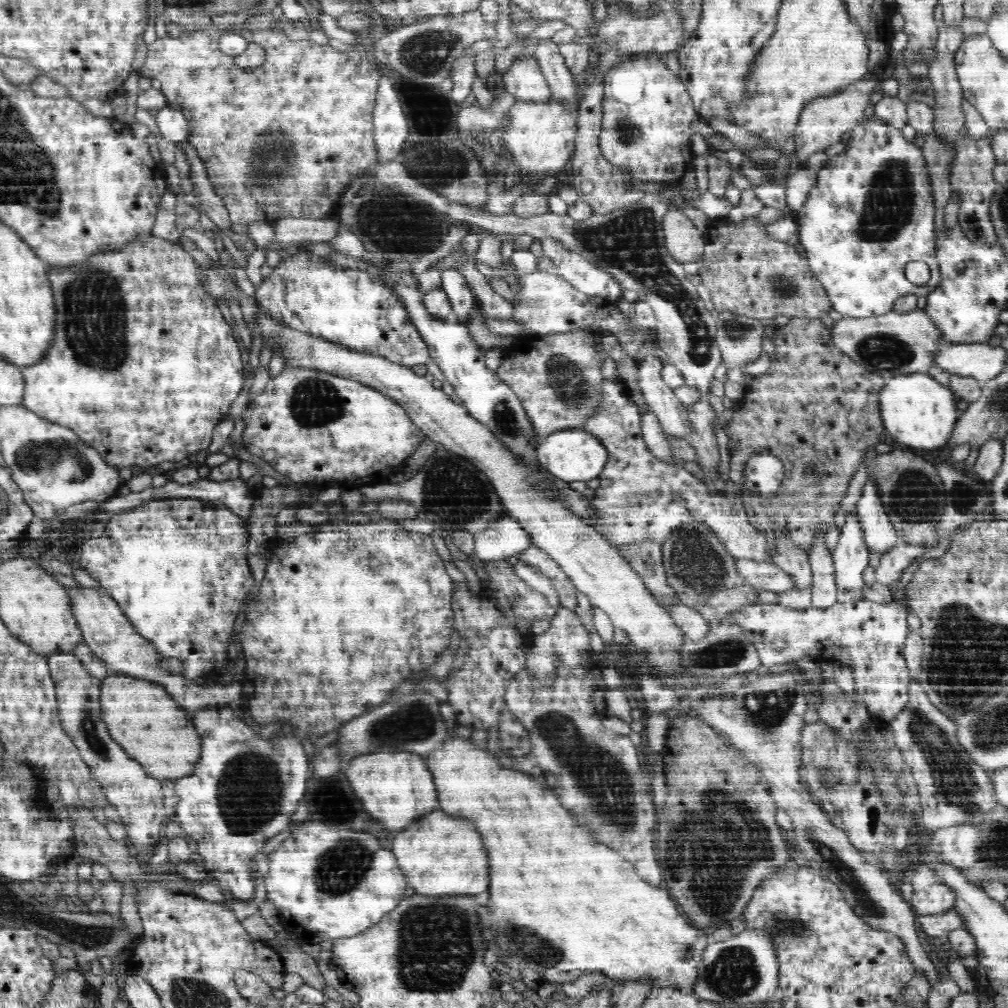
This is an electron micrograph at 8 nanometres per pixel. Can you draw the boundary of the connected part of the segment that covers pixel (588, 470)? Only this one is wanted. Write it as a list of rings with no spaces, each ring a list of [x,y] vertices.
[[[566,428],[549,434],[537,447],[536,459],[547,472],[564,482],[588,481],[599,476],[608,462],[607,449],[598,437],[582,428]]]

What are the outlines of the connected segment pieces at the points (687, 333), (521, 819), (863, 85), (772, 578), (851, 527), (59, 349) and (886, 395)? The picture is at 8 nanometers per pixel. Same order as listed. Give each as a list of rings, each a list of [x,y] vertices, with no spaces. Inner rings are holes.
[[[644,193],[641,194],[638,202],[630,204],[630,206],[622,206],[618,210],[610,212],[610,214],[593,214],[590,218],[576,222],[567,214],[554,214],[552,211],[545,211],[544,214],[532,216],[530,218],[520,218],[514,213],[505,215],[494,215],[488,211],[481,209],[472,209],[450,201],[448,208],[448,218],[453,222],[467,223],[468,225],[478,226],[482,230],[488,230],[496,236],[500,234],[511,234],[516,238],[524,235],[532,235],[536,240],[541,238],[554,238],[560,241],[560,244],[570,251],[577,252],[587,258],[592,264],[608,271],[626,290],[634,290],[638,294],[637,300],[641,300],[648,304],[652,311],[655,312],[657,318],[657,343],[667,355],[667,362],[672,363],[675,368],[684,376],[685,386],[696,388],[702,393],[702,400],[694,402],[691,405],[691,412],[688,413],[692,432],[686,438],[690,445],[696,450],[698,455],[697,464],[708,472],[714,488],[717,492],[724,491],[731,493],[731,485],[722,480],[720,473],[716,471],[716,467],[720,464],[720,452],[717,444],[716,433],[714,433],[714,420],[716,413],[708,399],[711,395],[710,385],[714,378],[714,372],[723,360],[720,357],[719,347],[716,345],[715,337],[717,332],[716,322],[711,317],[711,312],[706,310],[703,297],[705,296],[698,286],[690,283],[687,272],[683,269],[682,263],[674,260],[668,252],[665,245],[665,236],[663,233],[663,216],[667,213],[667,205],[665,199],[660,194]]]
[[[448,735],[442,746],[433,750],[428,756],[425,756],[426,763],[428,765],[429,770],[432,773],[433,778],[435,779],[436,792],[438,792],[437,805],[444,806],[444,813],[446,814],[464,814],[464,818],[472,818],[472,822],[476,822],[476,830],[480,830],[482,834],[484,834],[484,846],[488,846],[488,860],[490,860],[490,882],[492,882],[492,886],[488,888],[488,902],[486,902],[486,914],[480,918],[480,926],[484,926],[484,942],[488,942],[488,944],[498,944],[500,942],[500,954],[498,954],[498,958],[503,964],[506,964],[510,970],[517,970],[521,973],[523,970],[534,970],[534,972],[544,972],[544,970],[548,970],[548,968],[552,966],[557,966],[559,970],[562,972],[570,972],[571,970],[588,970],[588,971],[599,971],[603,973],[608,980],[608,983],[611,985],[614,983],[619,983],[622,981],[652,981],[654,986],[658,987],[668,987],[674,988],[676,990],[680,990],[680,992],[695,992],[693,990],[693,984],[695,983],[697,977],[697,966],[700,964],[702,953],[704,949],[708,946],[708,936],[702,932],[702,929],[696,926],[690,926],[690,920],[684,914],[678,914],[678,910],[676,910],[676,906],[674,906],[674,900],[670,898],[670,893],[668,890],[664,890],[664,888],[656,888],[656,886],[652,886],[651,884],[646,884],[644,880],[640,880],[640,876],[636,874],[636,870],[634,870],[634,866],[632,864],[628,864],[624,858],[620,858],[620,854],[616,852],[616,850],[612,850],[612,848],[606,848],[604,844],[598,844],[598,842],[594,842],[592,840],[592,836],[590,836],[590,832],[586,830],[586,828],[582,828],[582,826],[578,826],[578,822],[576,822],[576,818],[568,812],[568,810],[564,810],[562,806],[560,806],[560,802],[558,802],[558,798],[556,798],[556,794],[548,794],[532,776],[528,776],[528,774],[520,774],[520,772],[516,772],[516,770],[506,770],[506,768],[502,768],[500,762],[496,760],[496,757],[492,756],[492,753],[488,751],[482,745],[476,745],[472,739],[466,739],[460,737],[458,735]]]
[[[870,74],[862,81],[848,85],[839,92],[828,96],[818,97],[804,105],[803,113],[800,116],[795,128],[795,152],[802,166],[806,159],[814,152],[824,152],[829,146],[840,142],[843,134],[853,129],[865,117],[866,106],[870,102],[870,95],[878,87],[878,79]]]
[[[738,558],[734,560],[734,565],[736,565],[736,572],[744,579],[746,585],[756,589],[780,594],[797,588],[790,574],[772,562],[757,563],[754,560]]]
[[[848,513],[839,541],[832,551],[838,602],[851,603],[863,599],[866,584],[862,572],[869,565],[868,553],[860,521],[856,513]]]
[[[153,234],[141,235],[132,242],[126,243],[118,250],[100,250],[90,256],[85,262],[73,266],[52,266],[48,268],[48,280],[52,285],[53,301],[56,302],[56,324],[54,324],[53,342],[44,352],[44,358],[40,362],[34,362],[33,366],[21,370],[25,381],[23,394],[23,406],[35,412],[40,418],[46,418],[50,422],[59,423],[60,426],[68,426],[80,436],[80,440],[98,450],[104,462],[111,463],[119,470],[131,468],[135,473],[150,471],[152,474],[161,473],[155,468],[162,462],[182,462],[188,456],[206,450],[212,443],[212,432],[219,422],[222,422],[232,402],[238,398],[244,384],[244,368],[239,343],[236,342],[231,327],[224,320],[218,300],[211,297],[211,291],[207,290],[203,282],[203,269],[196,258],[184,250],[176,240],[158,238]]]
[[[928,373],[902,374],[886,380],[879,395],[880,416],[887,434],[910,448],[944,447],[952,436],[960,412],[951,390]]]

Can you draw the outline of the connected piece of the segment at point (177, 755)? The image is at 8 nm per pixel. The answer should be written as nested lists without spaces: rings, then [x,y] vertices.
[[[108,675],[101,682],[100,708],[108,732],[114,742],[124,746],[130,758],[136,758],[136,762],[144,766],[147,776],[171,782],[194,772],[194,764],[200,758],[200,736],[192,722],[188,722],[186,712],[176,706],[163,686],[128,675]]]

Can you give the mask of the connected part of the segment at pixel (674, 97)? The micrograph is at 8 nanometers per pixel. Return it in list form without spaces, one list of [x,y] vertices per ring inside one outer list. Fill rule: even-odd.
[[[650,56],[650,62],[646,58],[636,60],[622,60],[624,64],[611,68],[604,77],[601,131],[599,132],[599,149],[604,160],[607,160],[616,168],[629,170],[629,175],[634,180],[661,184],[664,188],[678,186],[682,182],[682,176],[691,169],[693,155],[691,154],[690,138],[692,128],[690,124],[694,120],[694,105],[684,83],[679,75],[674,74],[665,62],[660,62],[658,56]]]

